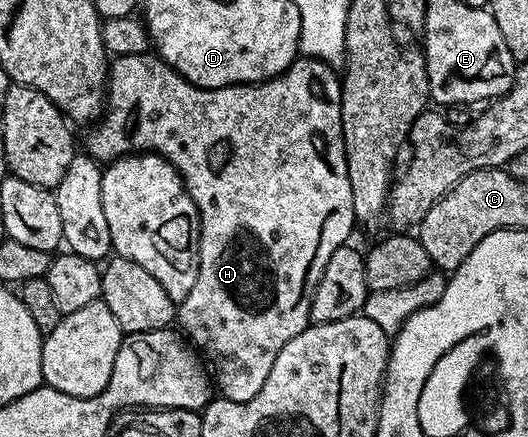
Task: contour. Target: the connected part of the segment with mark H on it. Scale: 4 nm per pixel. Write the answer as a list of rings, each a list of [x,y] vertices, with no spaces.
[[[156,54],[119,56],[109,65],[105,107],[85,136],[84,151],[98,162],[112,162],[120,156],[133,153],[155,152],[167,162],[171,162],[171,166],[175,166],[175,170],[181,175],[187,194],[197,207],[201,229],[199,230],[199,274],[195,278],[195,286],[191,286],[191,294],[187,294],[187,298],[183,298],[177,304],[175,320],[178,325],[181,323],[180,331],[184,333],[194,349],[202,353],[209,352],[208,363],[211,365],[211,376],[215,381],[216,391],[218,388],[221,391],[218,393],[231,402],[242,404],[255,398],[255,394],[263,390],[263,382],[267,382],[267,374],[271,374],[271,366],[275,366],[277,352],[283,350],[283,346],[287,346],[291,338],[295,338],[309,327],[311,323],[309,311],[315,286],[319,286],[319,278],[323,278],[323,270],[327,270],[327,262],[331,262],[331,254],[335,254],[335,250],[346,247],[348,240],[345,239],[352,234],[355,227],[351,202],[351,178],[347,178],[345,139],[341,129],[341,80],[338,73],[336,76],[332,72],[333,70],[321,60],[298,58],[287,71],[276,76],[274,80],[263,80],[259,84],[232,84],[226,88],[200,88],[180,76],[170,64],[165,63]]]

